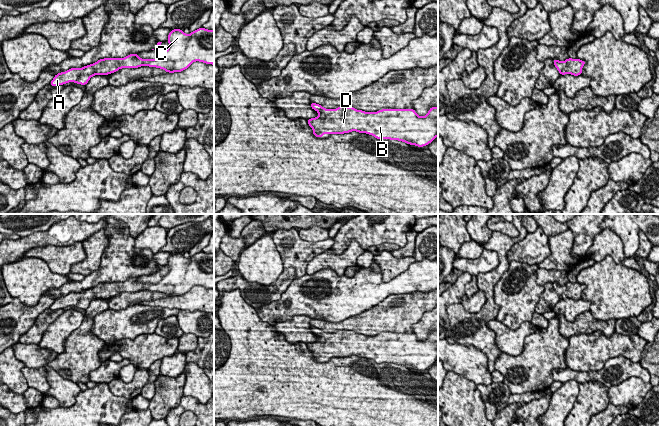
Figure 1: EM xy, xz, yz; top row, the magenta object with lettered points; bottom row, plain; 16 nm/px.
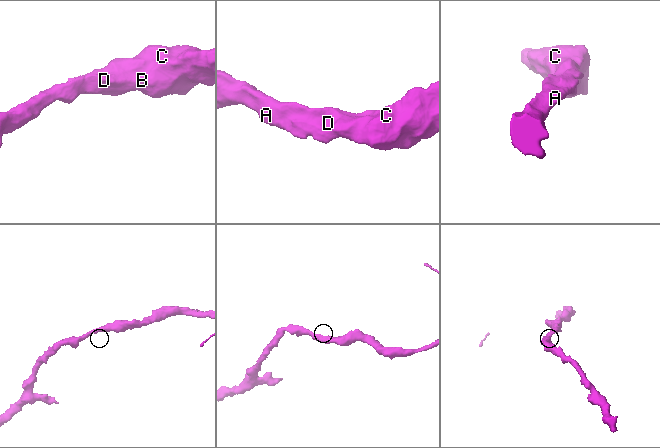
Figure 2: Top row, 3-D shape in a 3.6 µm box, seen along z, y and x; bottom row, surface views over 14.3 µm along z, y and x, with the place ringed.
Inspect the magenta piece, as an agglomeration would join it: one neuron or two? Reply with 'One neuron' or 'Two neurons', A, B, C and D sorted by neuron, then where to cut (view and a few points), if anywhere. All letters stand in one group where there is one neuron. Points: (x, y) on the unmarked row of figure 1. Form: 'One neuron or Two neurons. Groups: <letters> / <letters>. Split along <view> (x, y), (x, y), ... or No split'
One neuron. Groups: A B C D. No split

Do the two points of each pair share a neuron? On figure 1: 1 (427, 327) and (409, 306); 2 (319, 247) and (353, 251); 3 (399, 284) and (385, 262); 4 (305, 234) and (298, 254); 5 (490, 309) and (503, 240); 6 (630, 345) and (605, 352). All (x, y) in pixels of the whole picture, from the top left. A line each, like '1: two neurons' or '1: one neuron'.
1: two neurons
2: two neurons
3: two neurons
4: two neurons
5: one neuron
6: one neuron

